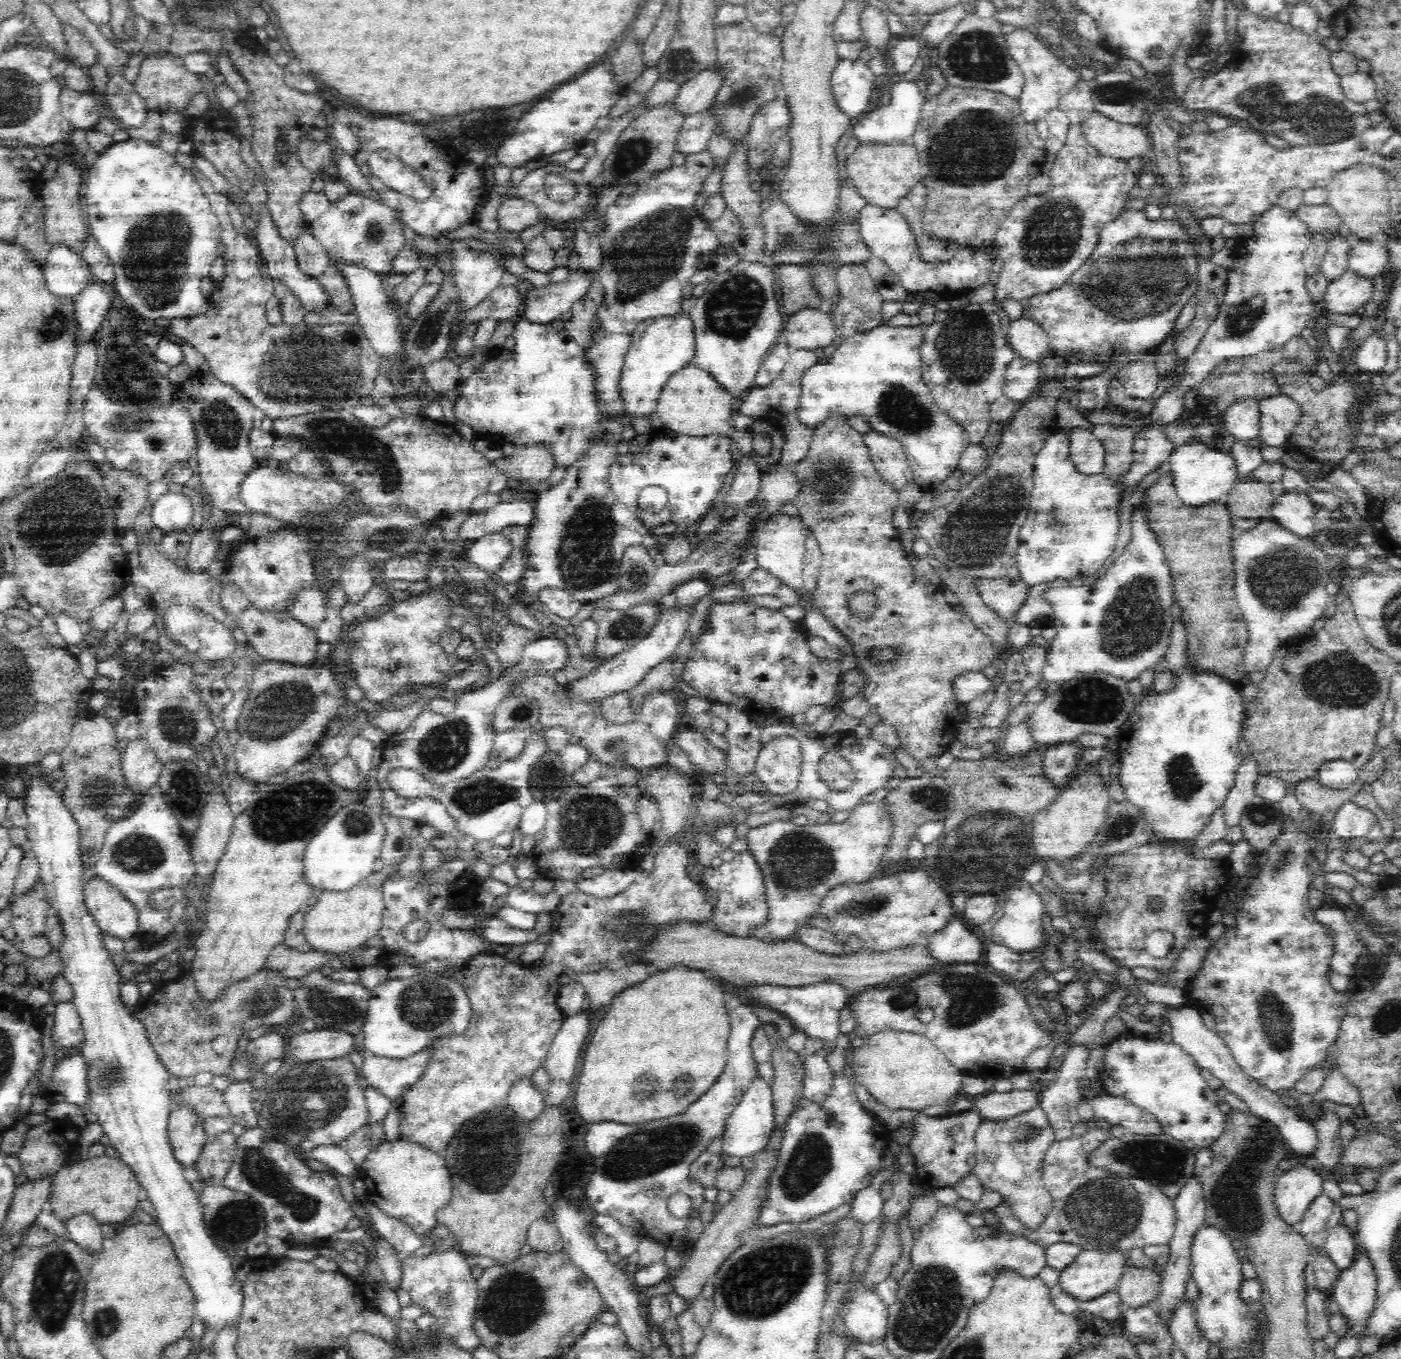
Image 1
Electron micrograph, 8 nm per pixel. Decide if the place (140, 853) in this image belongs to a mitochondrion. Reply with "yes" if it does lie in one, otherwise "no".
yes

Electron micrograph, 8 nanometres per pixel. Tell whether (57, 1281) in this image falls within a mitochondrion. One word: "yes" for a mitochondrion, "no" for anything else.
yes

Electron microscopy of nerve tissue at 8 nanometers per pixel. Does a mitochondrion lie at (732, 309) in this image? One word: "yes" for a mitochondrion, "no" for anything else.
yes

